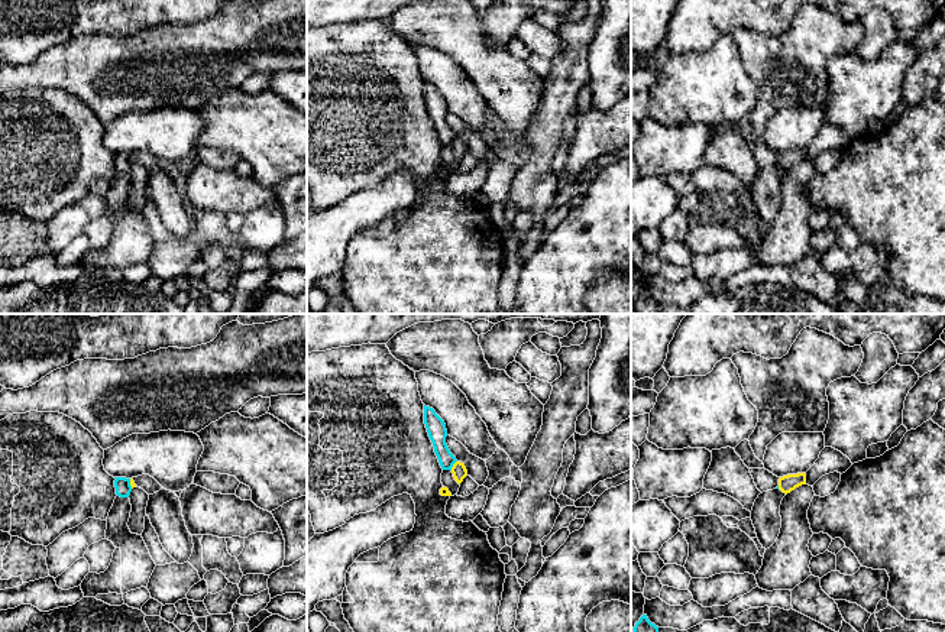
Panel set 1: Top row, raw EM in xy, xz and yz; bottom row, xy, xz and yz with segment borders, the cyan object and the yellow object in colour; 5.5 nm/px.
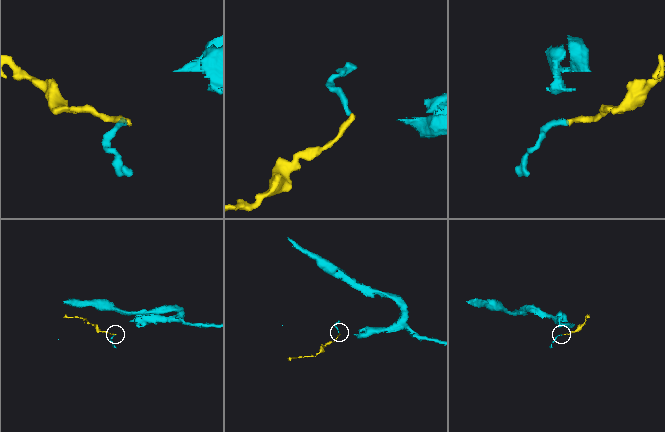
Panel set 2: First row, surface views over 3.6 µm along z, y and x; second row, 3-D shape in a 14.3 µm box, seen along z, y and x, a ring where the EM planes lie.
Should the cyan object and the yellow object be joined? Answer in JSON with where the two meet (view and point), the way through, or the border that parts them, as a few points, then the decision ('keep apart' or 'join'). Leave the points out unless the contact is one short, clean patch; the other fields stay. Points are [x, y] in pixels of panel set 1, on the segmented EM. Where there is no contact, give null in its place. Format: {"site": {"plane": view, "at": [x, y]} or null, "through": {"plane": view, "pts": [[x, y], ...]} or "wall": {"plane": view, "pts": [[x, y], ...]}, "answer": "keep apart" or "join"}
{"site": {"plane": "xz", "at": [453, 463]}, "wall": {"plane": "xz", "pts": [[456, 460], [450, 469]]}, "answer": "keep apart"}

